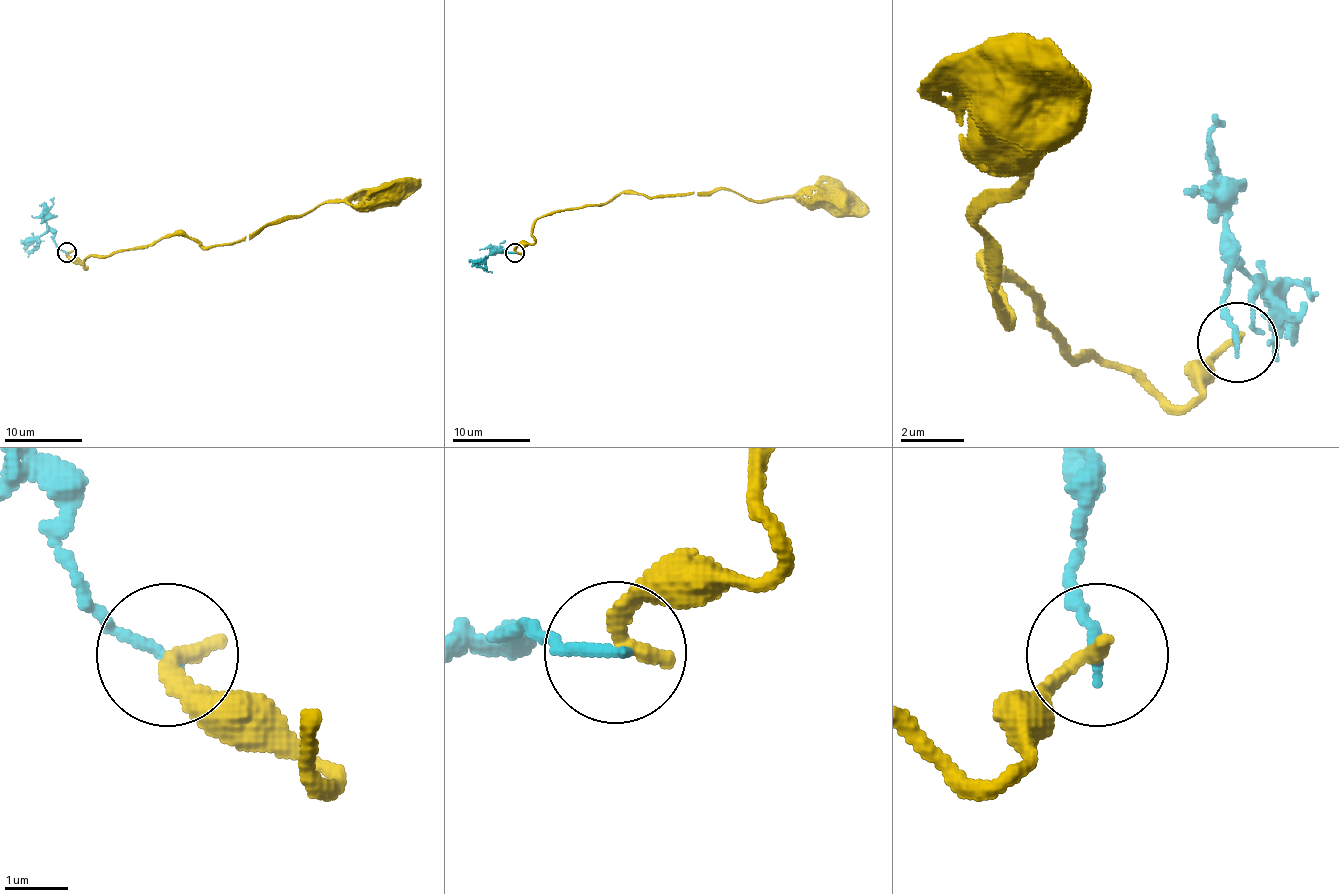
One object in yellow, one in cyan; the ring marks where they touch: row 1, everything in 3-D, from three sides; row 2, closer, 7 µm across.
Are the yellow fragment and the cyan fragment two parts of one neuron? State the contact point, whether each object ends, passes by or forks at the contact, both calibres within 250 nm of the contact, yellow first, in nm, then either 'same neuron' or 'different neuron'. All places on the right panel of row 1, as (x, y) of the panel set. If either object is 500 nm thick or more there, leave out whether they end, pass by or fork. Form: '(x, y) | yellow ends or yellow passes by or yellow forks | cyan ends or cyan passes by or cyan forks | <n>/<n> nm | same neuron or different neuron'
(1237, 342) | yellow ends | cyan ends | 320/170 nm | different neuron

